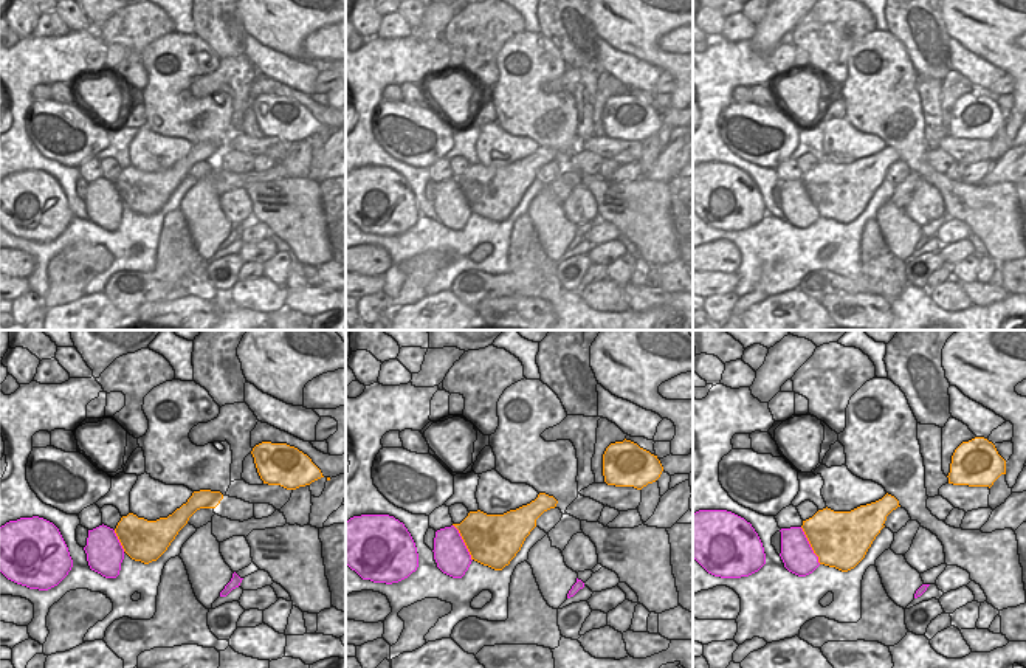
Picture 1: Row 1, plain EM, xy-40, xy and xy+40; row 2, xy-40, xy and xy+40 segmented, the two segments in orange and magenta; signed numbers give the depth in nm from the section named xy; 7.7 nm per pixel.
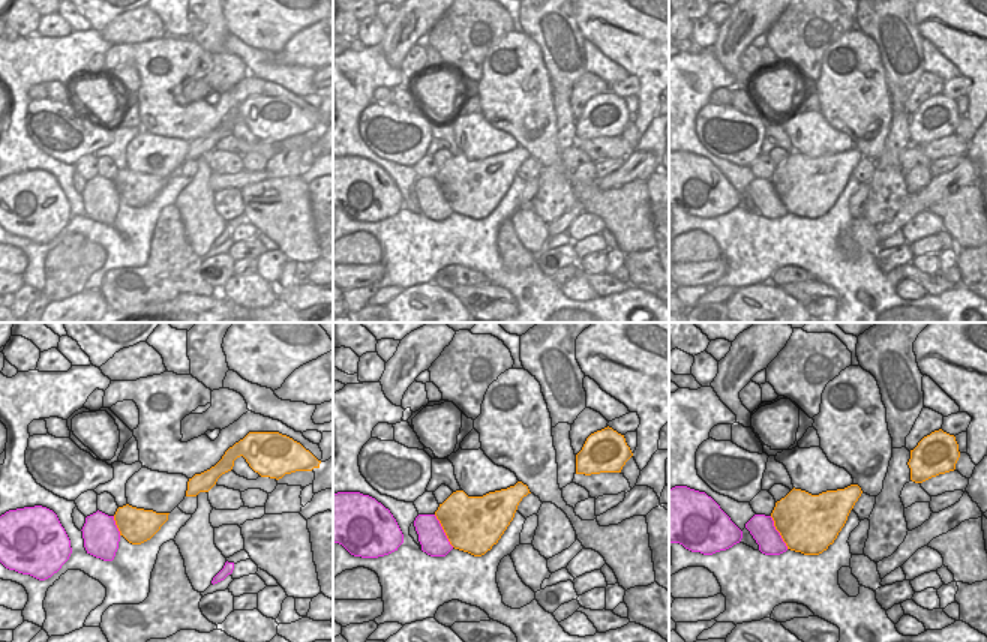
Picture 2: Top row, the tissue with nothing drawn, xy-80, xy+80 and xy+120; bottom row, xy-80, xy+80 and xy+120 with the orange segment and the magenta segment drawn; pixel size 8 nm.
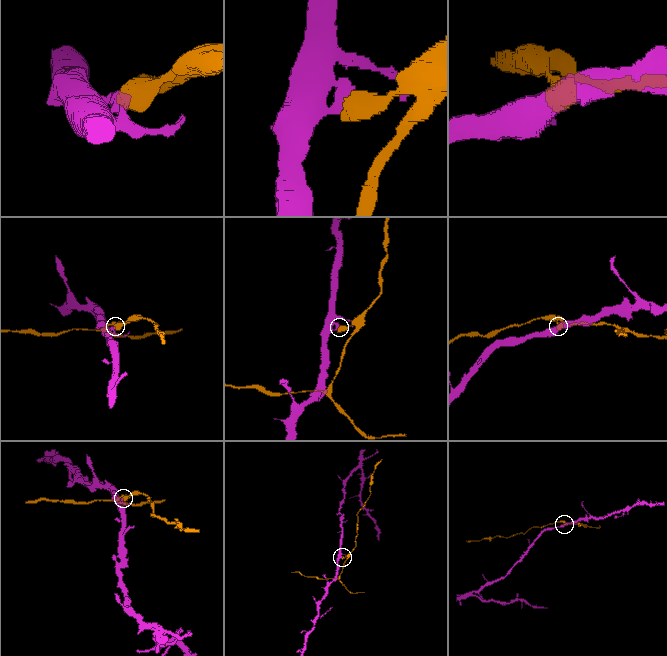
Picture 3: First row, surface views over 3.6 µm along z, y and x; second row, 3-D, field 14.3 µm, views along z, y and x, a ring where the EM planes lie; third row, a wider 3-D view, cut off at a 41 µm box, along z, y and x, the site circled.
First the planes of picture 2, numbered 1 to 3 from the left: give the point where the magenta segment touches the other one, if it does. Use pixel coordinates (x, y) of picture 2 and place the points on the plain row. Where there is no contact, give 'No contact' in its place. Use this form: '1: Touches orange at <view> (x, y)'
1: Touches orange at xy-80 (117, 189)
2: Touches orange at xy+80 (444, 195)
3: Touches orange at xy+120 (779, 195)

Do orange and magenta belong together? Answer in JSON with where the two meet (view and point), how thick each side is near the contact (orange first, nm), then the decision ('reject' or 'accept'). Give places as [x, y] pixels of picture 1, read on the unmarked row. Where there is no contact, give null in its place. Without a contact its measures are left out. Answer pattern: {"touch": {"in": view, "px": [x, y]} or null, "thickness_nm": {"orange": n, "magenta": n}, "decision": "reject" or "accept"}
{"touch": {"in": "xy+40", "px": [811, 199]}, "thickness_nm": {"orange": 440, "magenta": 240}, "decision": "reject"}

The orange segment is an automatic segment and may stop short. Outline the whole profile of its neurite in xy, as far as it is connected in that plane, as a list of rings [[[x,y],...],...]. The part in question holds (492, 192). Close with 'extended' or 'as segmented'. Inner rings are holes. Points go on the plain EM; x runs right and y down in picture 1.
[[[539,146],[535,153],[516,163],[504,167],[470,164],[460,177],[453,178],[459,183],[471,212],[502,223],[521,203],[525,191],[536,180],[536,172],[556,157],[553,149]]]; as segmented

